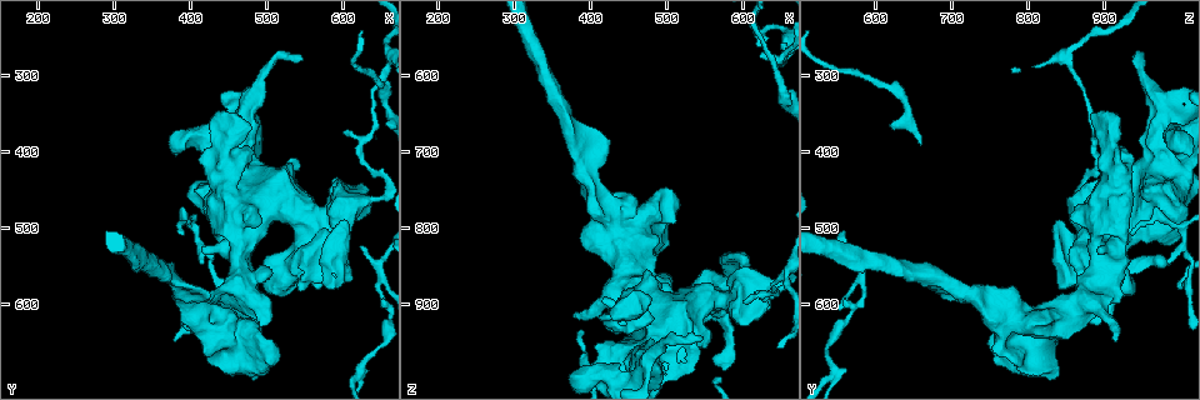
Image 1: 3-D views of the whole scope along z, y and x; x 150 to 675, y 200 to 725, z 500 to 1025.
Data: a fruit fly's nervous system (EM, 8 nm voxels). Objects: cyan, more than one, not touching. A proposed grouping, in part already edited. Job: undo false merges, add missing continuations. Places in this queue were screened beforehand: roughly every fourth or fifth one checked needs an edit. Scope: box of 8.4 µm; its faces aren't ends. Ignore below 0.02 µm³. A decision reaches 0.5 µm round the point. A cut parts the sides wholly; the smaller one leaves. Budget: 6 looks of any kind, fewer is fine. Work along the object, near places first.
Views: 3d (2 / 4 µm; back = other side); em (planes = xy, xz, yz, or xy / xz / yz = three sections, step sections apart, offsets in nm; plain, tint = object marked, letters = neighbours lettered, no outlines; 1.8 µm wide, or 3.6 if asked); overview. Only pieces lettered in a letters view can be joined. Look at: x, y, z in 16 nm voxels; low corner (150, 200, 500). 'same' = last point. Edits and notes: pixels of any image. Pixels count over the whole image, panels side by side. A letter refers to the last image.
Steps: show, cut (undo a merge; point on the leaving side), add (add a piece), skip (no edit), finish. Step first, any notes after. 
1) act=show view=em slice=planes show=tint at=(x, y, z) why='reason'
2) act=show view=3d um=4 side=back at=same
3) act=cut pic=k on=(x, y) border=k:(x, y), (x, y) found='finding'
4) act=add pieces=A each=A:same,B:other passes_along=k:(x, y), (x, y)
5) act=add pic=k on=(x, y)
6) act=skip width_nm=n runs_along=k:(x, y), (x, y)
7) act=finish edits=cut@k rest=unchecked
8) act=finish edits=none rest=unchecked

act=show view=em slice=planes show=letters at=(440, 640, 770) why='calibre changes'

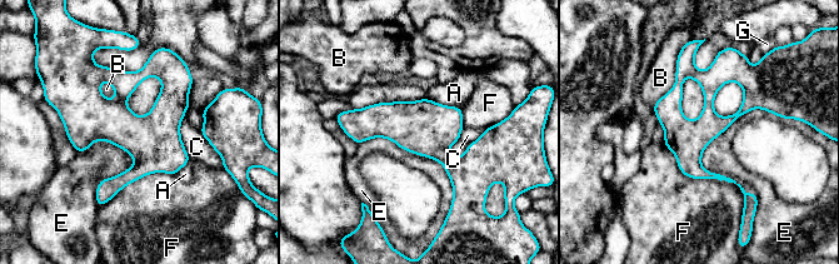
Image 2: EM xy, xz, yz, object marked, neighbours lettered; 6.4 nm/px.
act=skip each=A:other,B:other,C:other,E:other,F:other,G:other runs_along=2:(345, 120), (410, 124), (449, 162), (494, 128) found='all the same neuron'

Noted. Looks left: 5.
act=show view=3d um=4 at=(610, 470, 880) why='branch point'

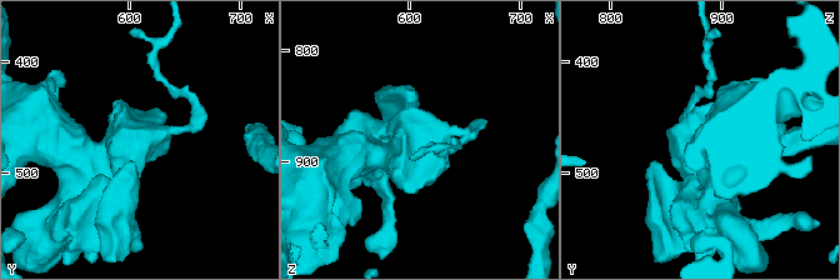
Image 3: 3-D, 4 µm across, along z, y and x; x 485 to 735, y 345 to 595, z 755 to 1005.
act=show view=em slice=xy step=16 show=letters at=(612, 468, 876) why='now the EM'

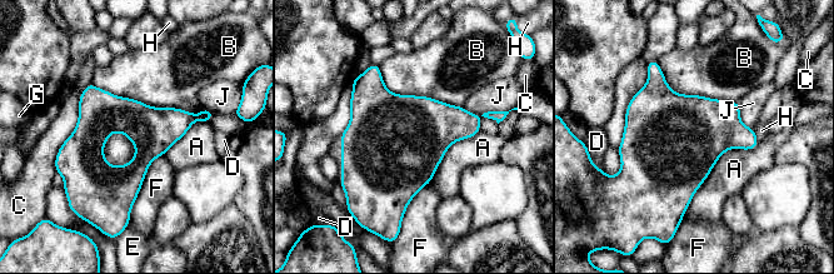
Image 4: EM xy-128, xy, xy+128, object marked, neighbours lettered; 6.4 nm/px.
act=cut pic=4 on=(204, 115) longest_contact=B:750nm each=A:other,B:other,C:other,D:other,E:other,F:other,G:other,H:other,J:other border=4:(195, 115), (196, 119) found='two neurons meet here'

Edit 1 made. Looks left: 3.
act=show view=em slice=planes show=letters at=(620, 700, 545)

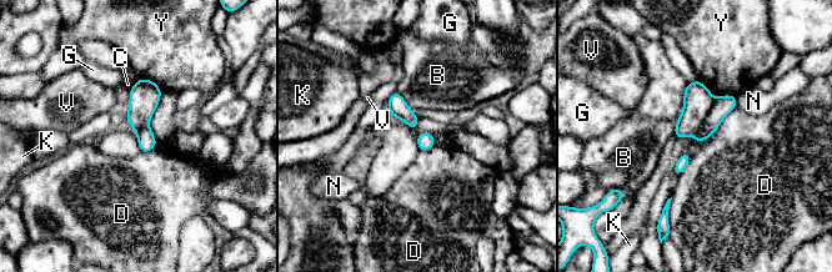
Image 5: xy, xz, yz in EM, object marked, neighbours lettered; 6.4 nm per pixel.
act=cut pic=5 on=(721, 106) each=B:other,C:other,D:other,G:other,K:other,N:other,V:other,Y:other found='two neurons meet here'

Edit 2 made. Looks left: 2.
act=finish edits=cut@4,cut@5 rest=unchecked

